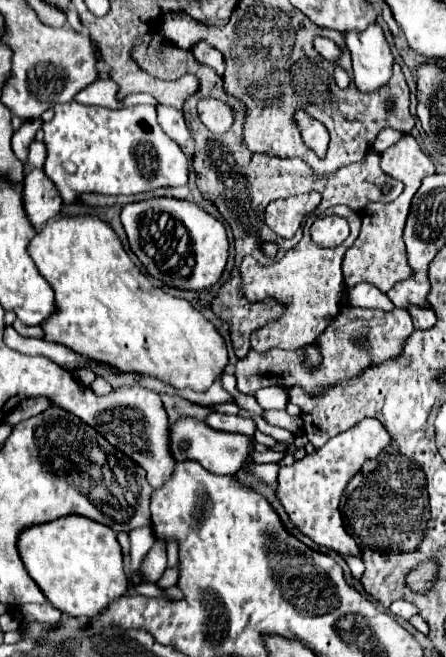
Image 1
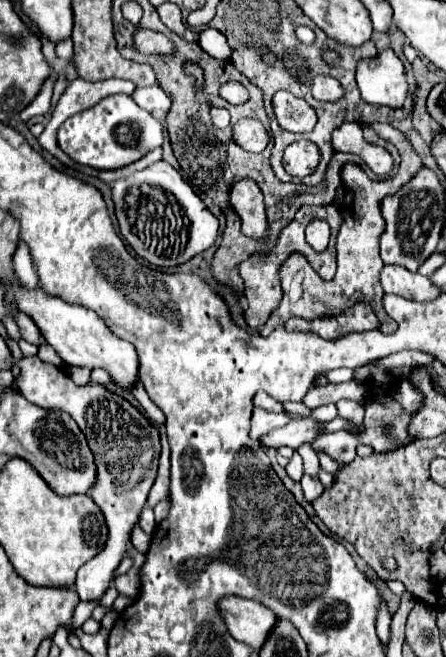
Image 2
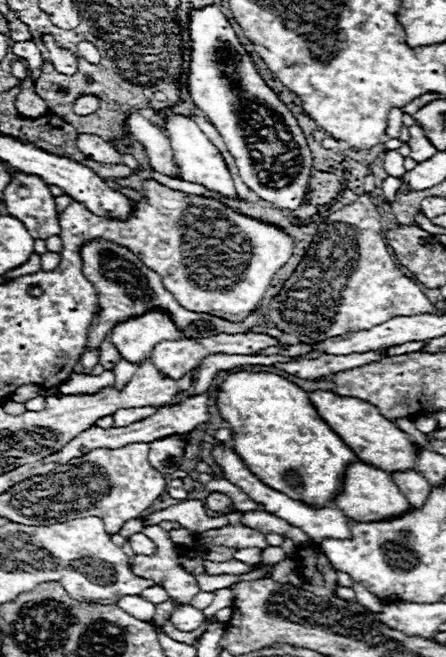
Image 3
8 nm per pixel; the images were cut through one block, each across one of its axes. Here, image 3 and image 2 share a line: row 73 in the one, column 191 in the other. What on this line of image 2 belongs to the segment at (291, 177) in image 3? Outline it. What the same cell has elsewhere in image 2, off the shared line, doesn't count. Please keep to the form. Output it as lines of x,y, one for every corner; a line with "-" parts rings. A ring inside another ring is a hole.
164,160
126,178
118,178
112,186
112,200
116,206
120,234
138,256
154,266
168,268
184,264
216,242
218,220
182,180
178,170

